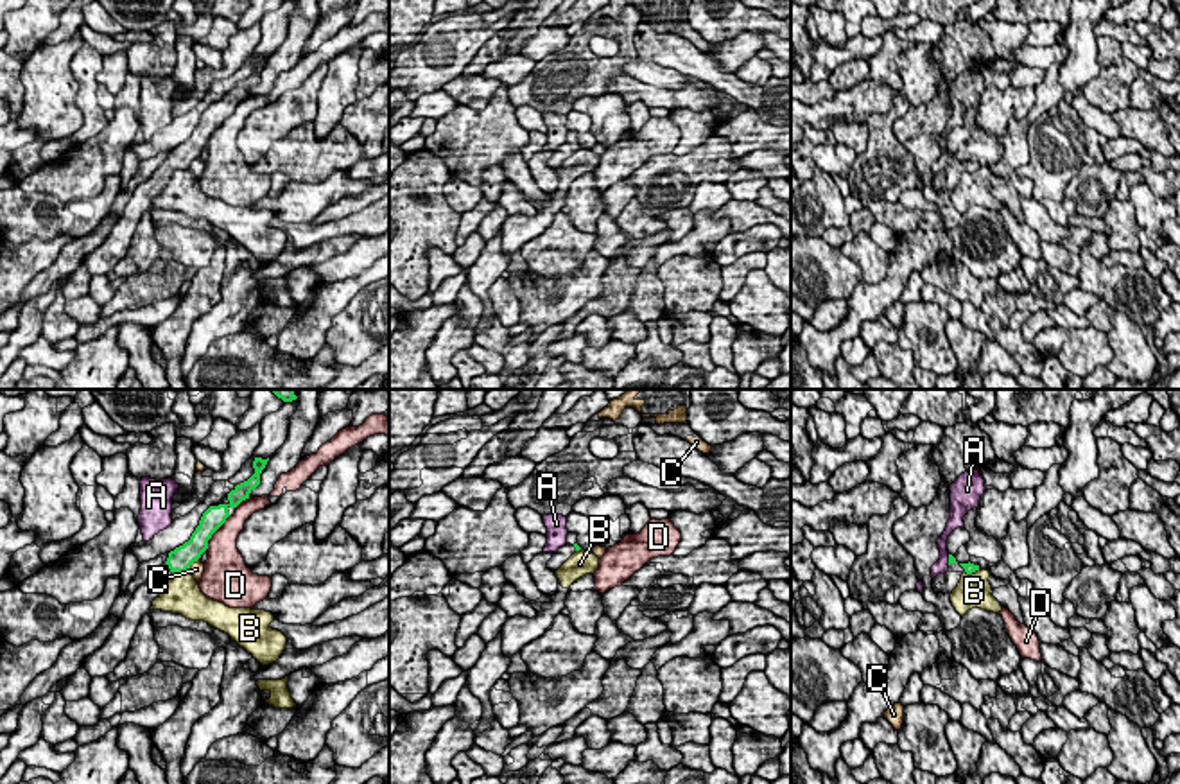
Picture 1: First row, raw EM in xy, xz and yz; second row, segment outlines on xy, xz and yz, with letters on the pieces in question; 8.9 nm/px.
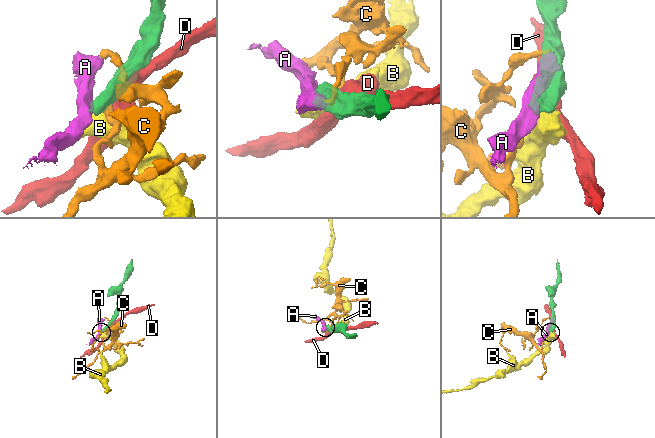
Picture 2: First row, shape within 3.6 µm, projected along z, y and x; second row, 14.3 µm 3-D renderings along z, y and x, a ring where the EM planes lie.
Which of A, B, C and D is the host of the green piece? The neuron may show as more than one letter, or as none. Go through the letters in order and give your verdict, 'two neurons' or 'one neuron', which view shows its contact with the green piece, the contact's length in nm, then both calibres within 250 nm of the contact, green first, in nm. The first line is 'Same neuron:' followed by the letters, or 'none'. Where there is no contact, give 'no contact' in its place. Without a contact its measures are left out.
Same neuron: none
A: two neurons | yz | 100 nm | 60/130 nm
B: two neurons | xy | 150 nm | 220/320 nm
C: two neurons | xy | 150 nm | 220/130 nm
D: two neurons | xy | 240 nm | 200/280 nm

